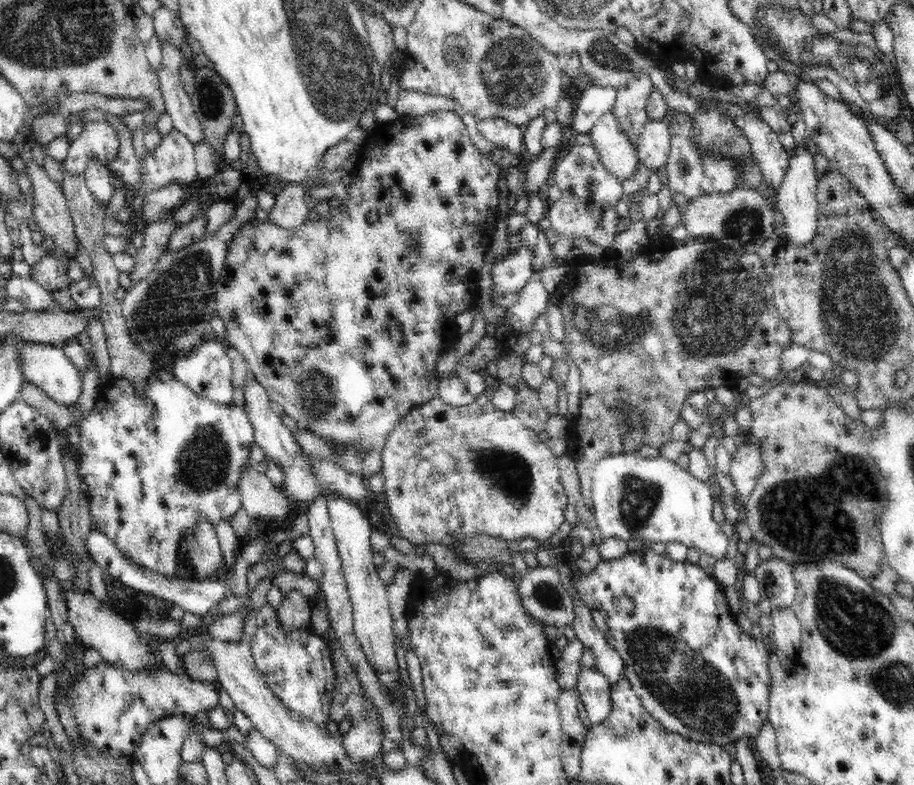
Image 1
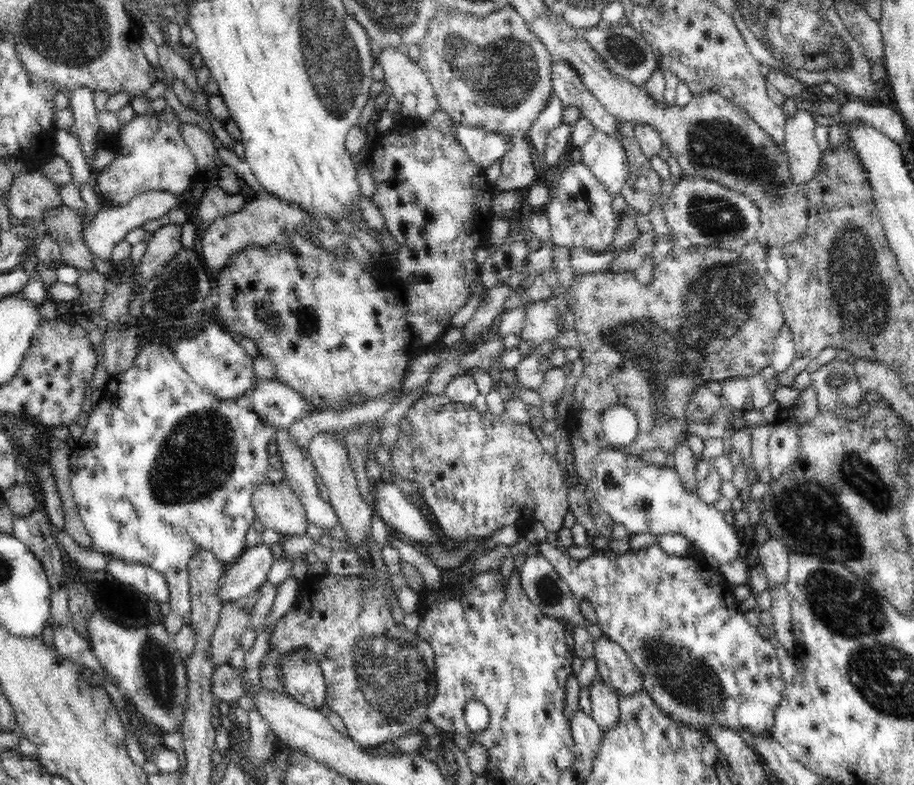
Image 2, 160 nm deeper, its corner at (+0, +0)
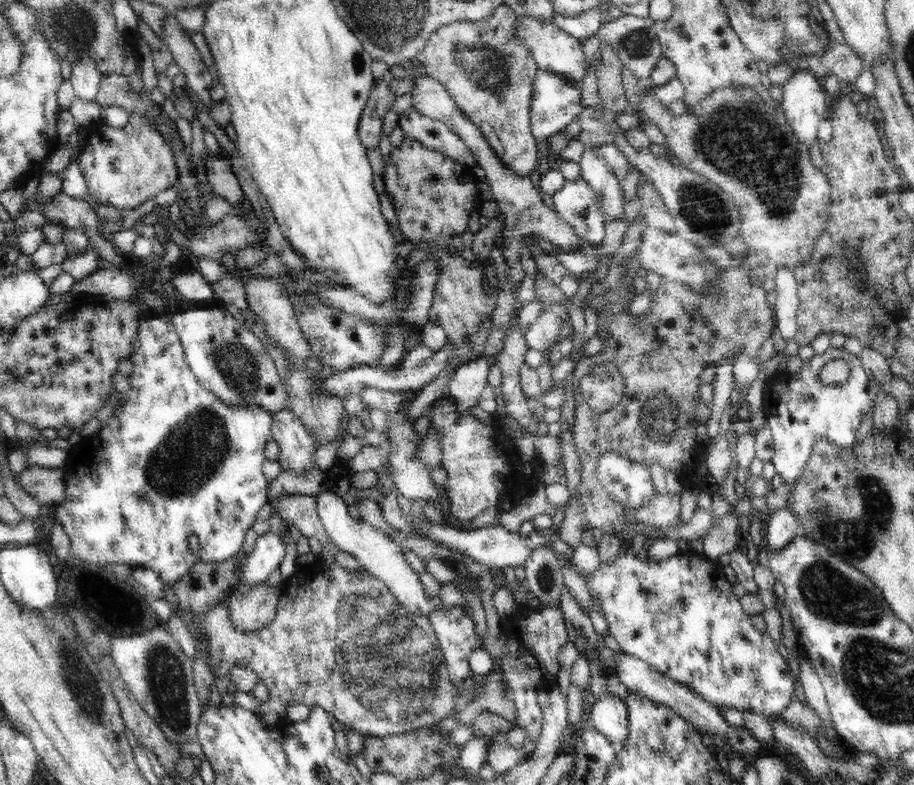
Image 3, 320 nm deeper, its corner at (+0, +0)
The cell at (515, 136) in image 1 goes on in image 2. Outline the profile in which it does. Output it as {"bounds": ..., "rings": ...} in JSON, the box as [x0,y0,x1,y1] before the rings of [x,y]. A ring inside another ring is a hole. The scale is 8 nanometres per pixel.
{"bounds":[454,124,511,168],"rings":[[[456,124],[454,133],[471,160],[484,168],[496,162],[511,147],[509,136],[487,132],[485,128]]]}

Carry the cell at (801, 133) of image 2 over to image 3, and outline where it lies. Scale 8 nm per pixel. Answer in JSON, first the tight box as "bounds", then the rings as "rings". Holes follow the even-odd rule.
{"bounds":[781,71,829,149],"rings":[[[795,71],[781,86],[782,108],[788,119],[788,128],[796,135],[800,144],[808,149],[818,142],[817,128],[820,121],[829,118],[826,93],[821,79],[812,71]]]}

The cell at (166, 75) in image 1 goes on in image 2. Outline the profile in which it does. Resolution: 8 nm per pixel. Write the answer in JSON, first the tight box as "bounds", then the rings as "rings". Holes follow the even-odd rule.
{"bounds":[180,122,217,173],"rings":[[[180,122],[180,132],[196,157],[196,164],[199,166],[200,173],[213,172],[217,164],[217,151],[210,137],[200,126],[191,123]]]}

